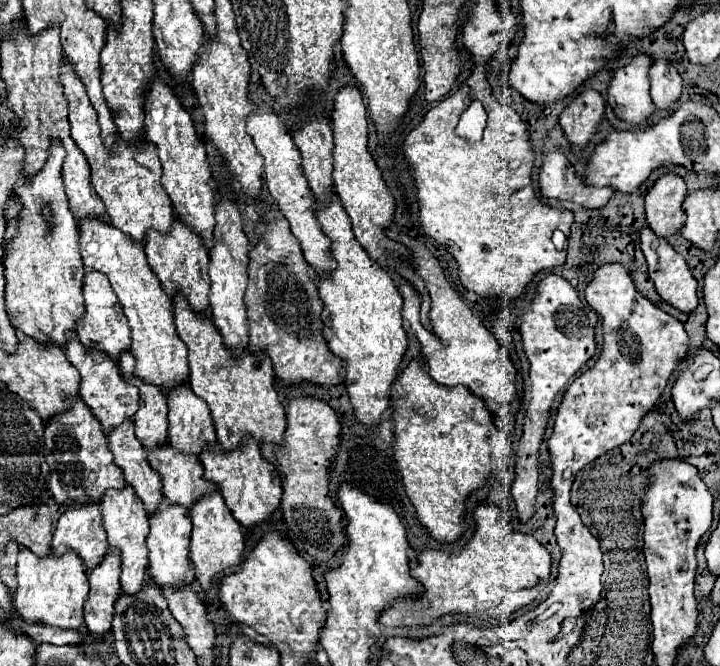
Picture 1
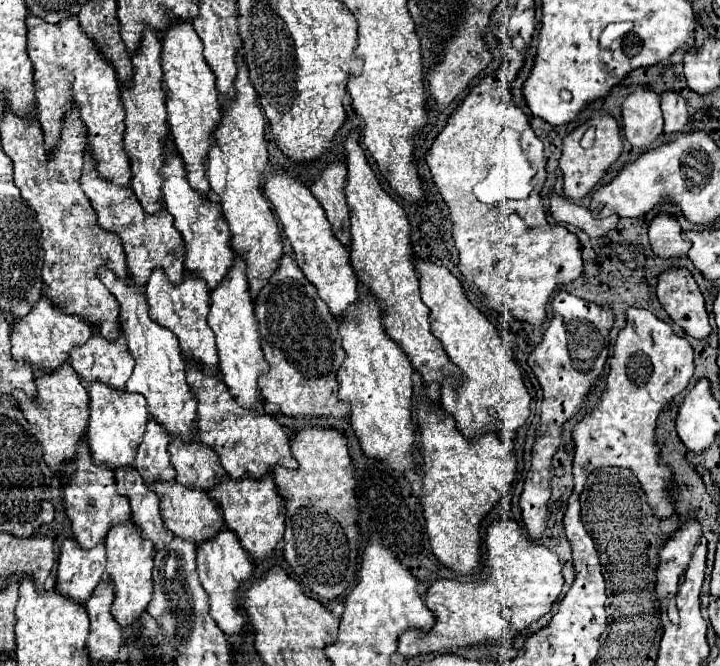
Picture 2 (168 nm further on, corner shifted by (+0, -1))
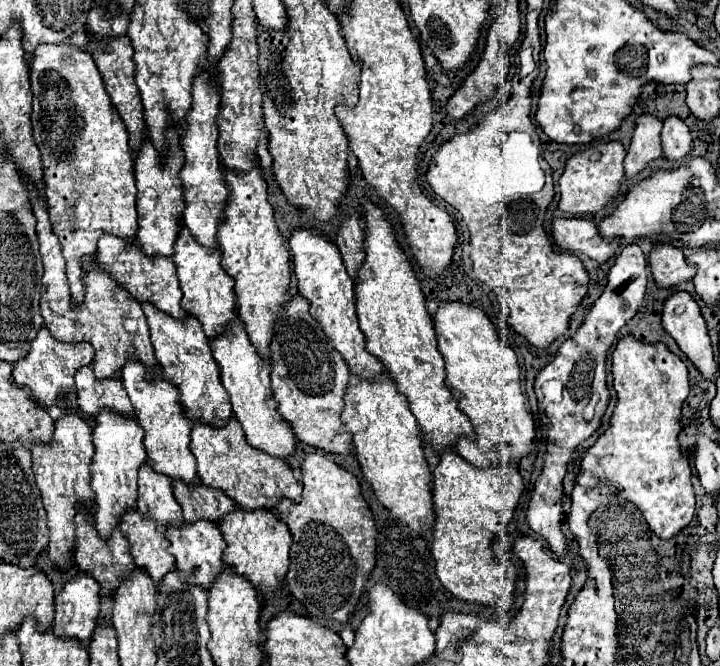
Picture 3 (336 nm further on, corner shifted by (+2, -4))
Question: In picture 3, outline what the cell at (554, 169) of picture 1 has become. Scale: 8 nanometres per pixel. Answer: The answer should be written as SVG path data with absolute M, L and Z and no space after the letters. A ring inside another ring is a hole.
M556 218L552 238L562 250L582 252L598 264L606 264L618 254L618 242L604 242L598 228L584 218Z

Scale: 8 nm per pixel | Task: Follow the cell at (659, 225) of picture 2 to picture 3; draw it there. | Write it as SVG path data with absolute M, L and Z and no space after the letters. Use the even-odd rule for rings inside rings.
M672 244L654 246L648 262L658 288L676 288L682 282L690 282L696 274L694 266L686 264L682 250Z

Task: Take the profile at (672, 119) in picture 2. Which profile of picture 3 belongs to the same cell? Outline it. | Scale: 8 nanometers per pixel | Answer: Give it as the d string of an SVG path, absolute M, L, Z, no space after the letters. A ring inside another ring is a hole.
M670 116L664 120L662 128L662 148L664 148L664 158L670 162L682 160L692 152L692 134L690 128L676 116Z

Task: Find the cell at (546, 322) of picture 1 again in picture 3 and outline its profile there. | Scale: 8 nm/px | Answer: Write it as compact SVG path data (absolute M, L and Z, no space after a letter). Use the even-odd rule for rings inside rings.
M628 244L616 258L614 266L610 268L608 284L602 296L596 300L596 304L588 310L584 324L570 340L562 342L558 356L544 370L540 370L536 378L538 396L540 396L540 386L546 380L560 380L566 388L564 394L568 394L564 396L564 404L550 404L544 410L548 418L548 452L544 458L544 472L536 482L530 508L526 512L530 528L548 540L548 546L554 554L564 554L568 546L568 540L562 534L562 480L566 476L568 462L574 450L600 428L602 416L610 402L606 386L608 348L614 344L614 338L624 328L624 324L630 318L634 318L642 308L644 292L646 292L646 258L638 244ZM586 408L592 408L594 412L592 410L588 412Z

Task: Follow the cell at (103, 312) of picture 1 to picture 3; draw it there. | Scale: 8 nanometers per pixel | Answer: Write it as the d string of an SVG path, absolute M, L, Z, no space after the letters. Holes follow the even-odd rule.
M90 366L76 372L76 390L78 390L78 408L82 414L96 418L104 408L120 412L120 416L130 416L132 404L120 380L98 380Z

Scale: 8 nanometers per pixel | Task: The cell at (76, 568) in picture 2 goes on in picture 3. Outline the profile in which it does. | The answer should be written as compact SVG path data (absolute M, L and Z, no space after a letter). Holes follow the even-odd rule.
M80 572L56 596L56 620L52 632L62 638L74 638L88 646L100 614L100 586L90 574Z

